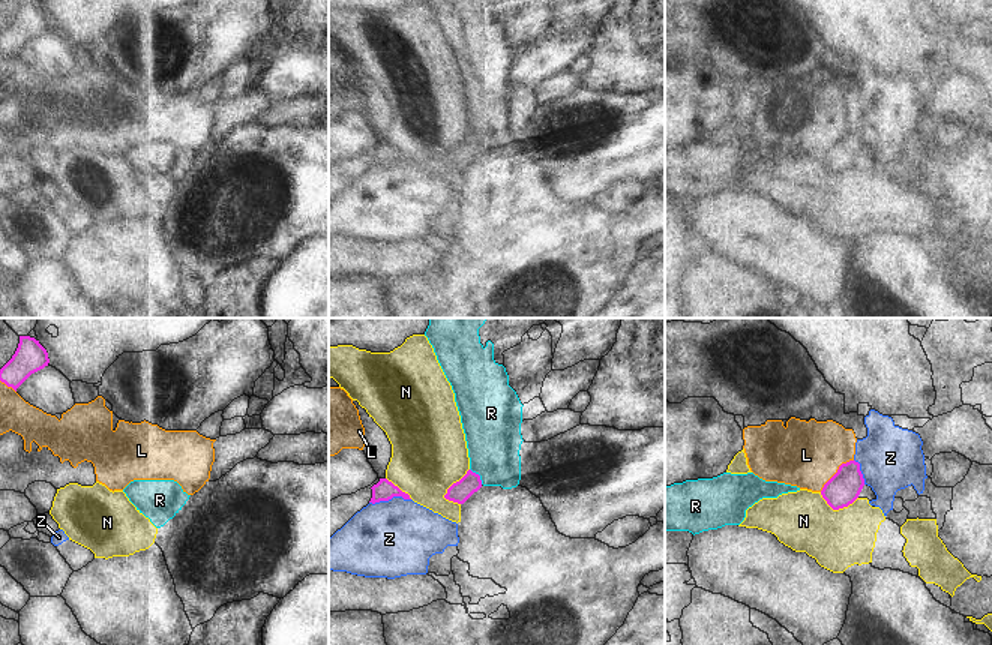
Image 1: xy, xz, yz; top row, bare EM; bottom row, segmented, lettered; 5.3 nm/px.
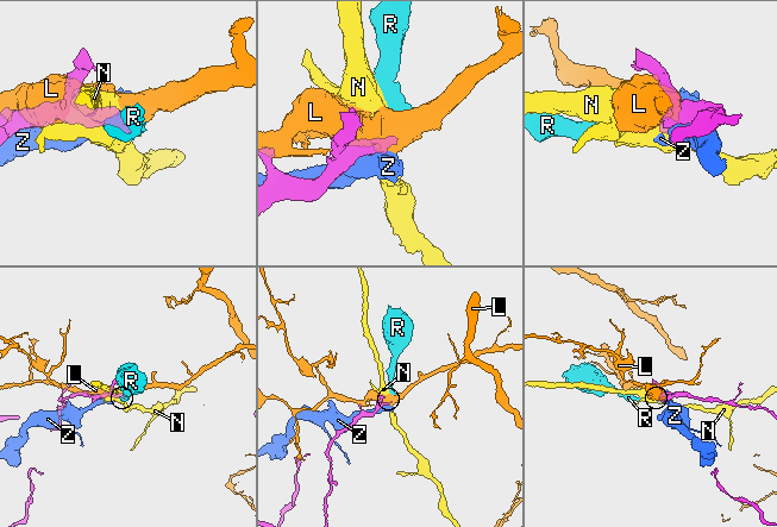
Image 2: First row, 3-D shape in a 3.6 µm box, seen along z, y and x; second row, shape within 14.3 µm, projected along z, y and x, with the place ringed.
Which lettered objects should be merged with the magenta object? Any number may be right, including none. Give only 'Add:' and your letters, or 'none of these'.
Add: none of these

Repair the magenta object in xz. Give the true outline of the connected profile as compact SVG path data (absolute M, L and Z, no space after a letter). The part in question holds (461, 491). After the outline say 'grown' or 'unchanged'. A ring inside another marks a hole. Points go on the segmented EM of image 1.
M468 470L467 474L459 482L453 483L447 489L444 498L458 504L464 504L480 488L482 488L480 476Z; unchanged

